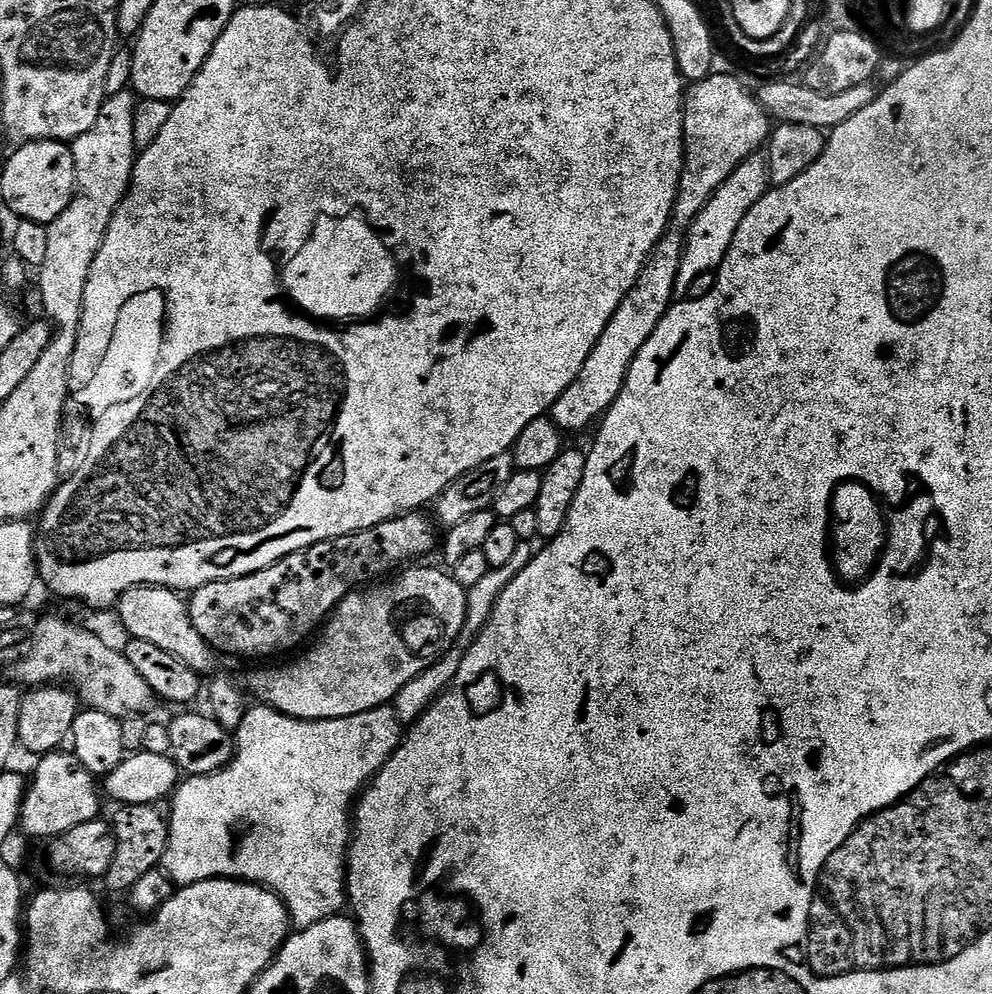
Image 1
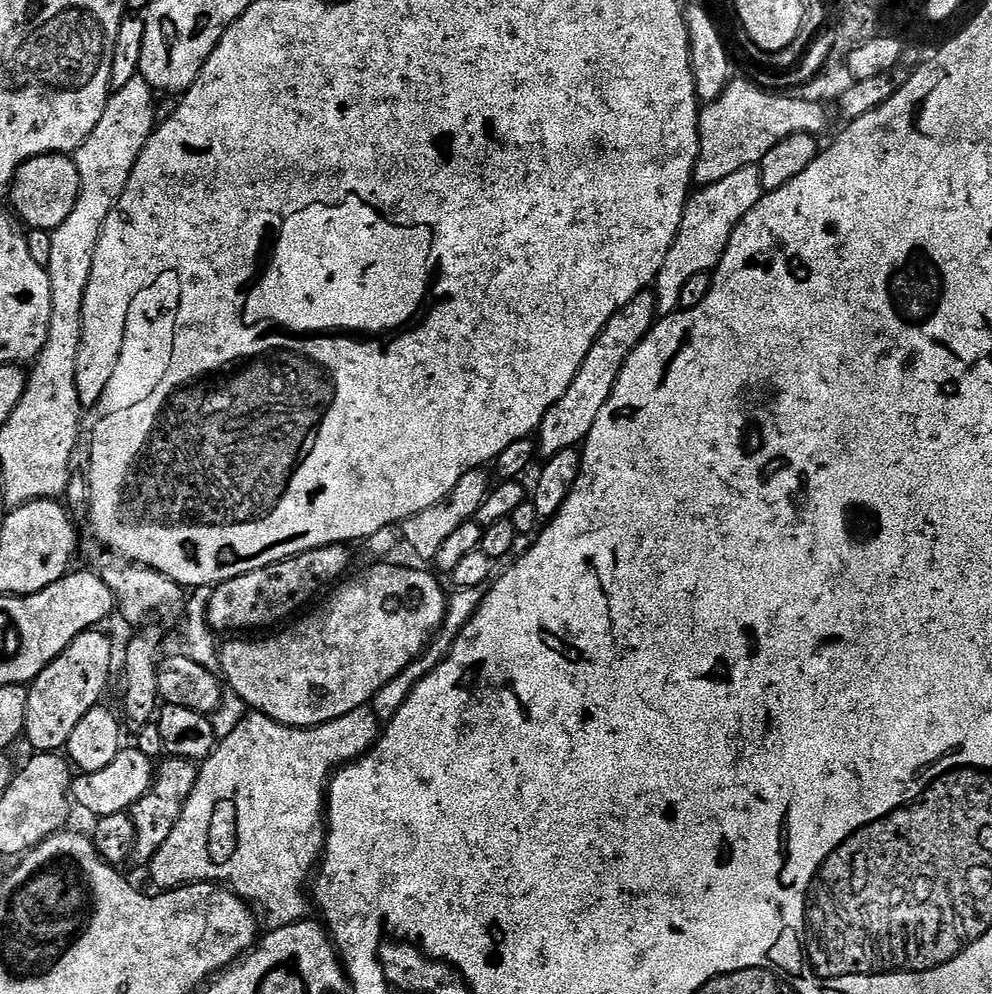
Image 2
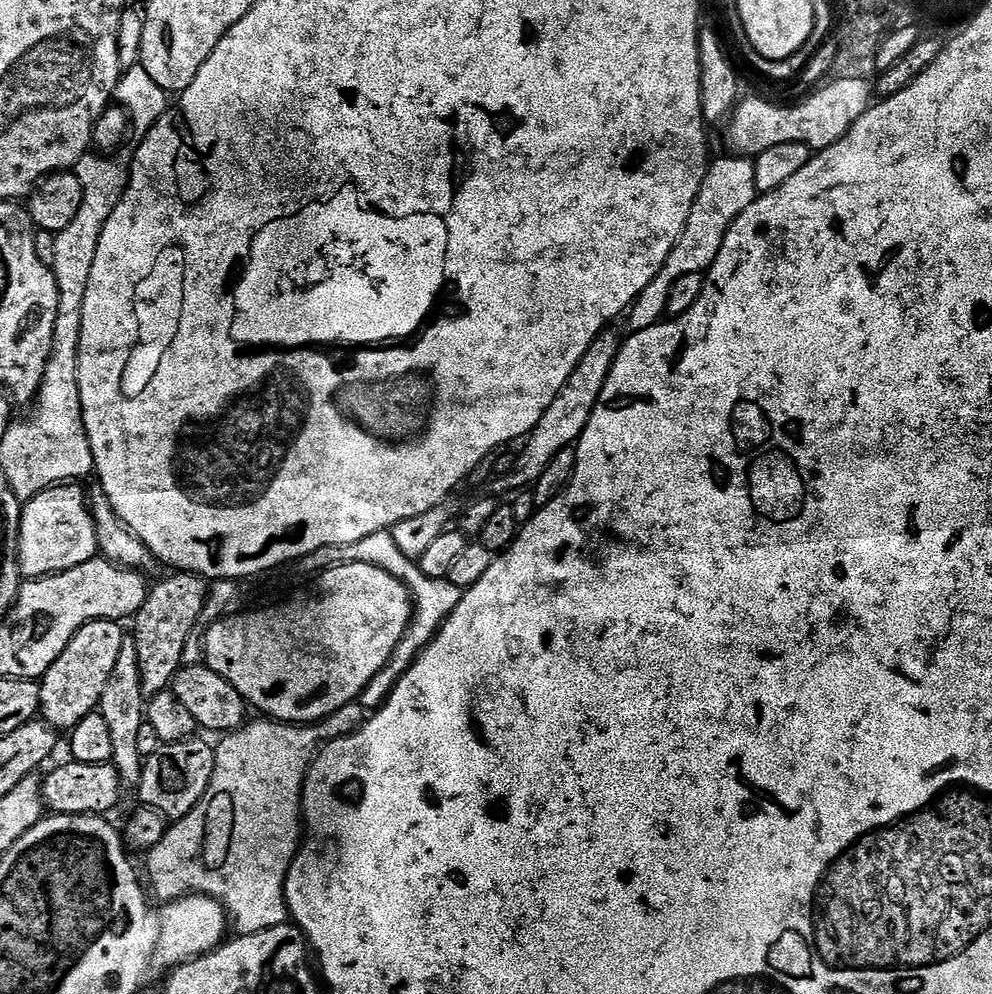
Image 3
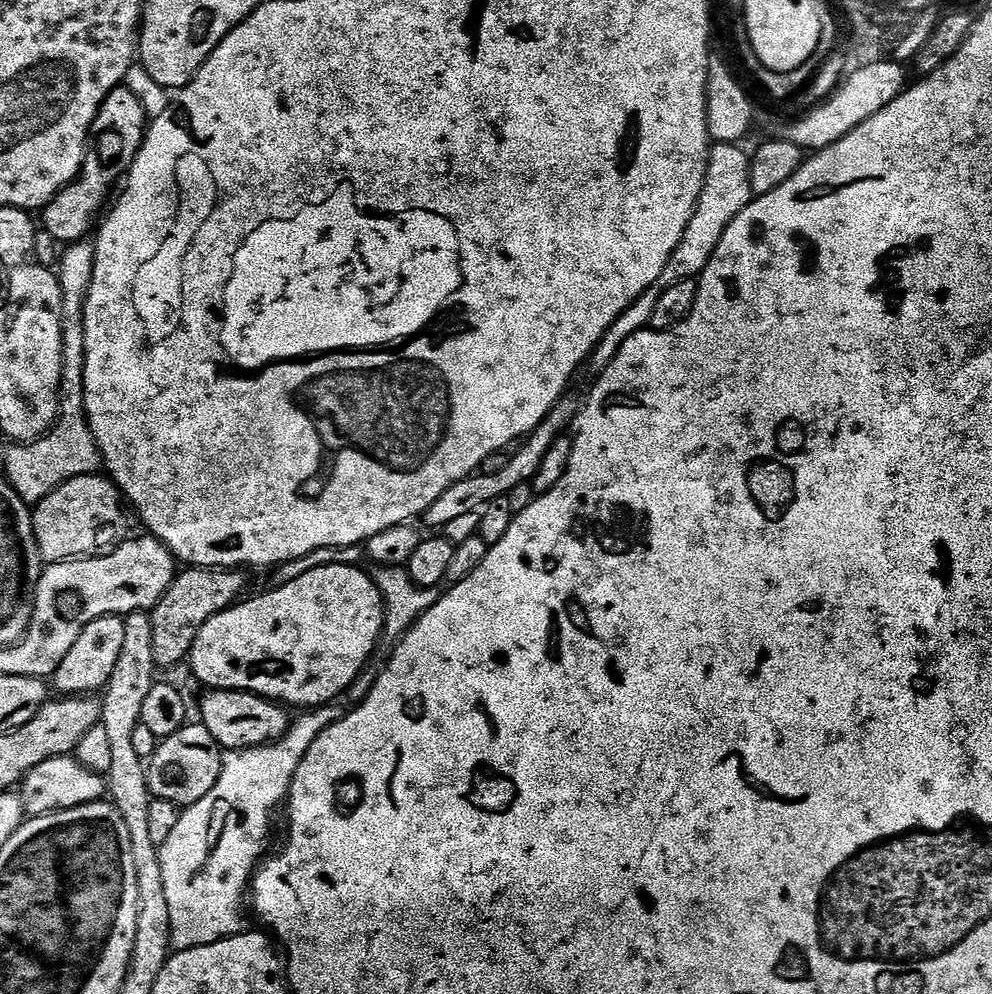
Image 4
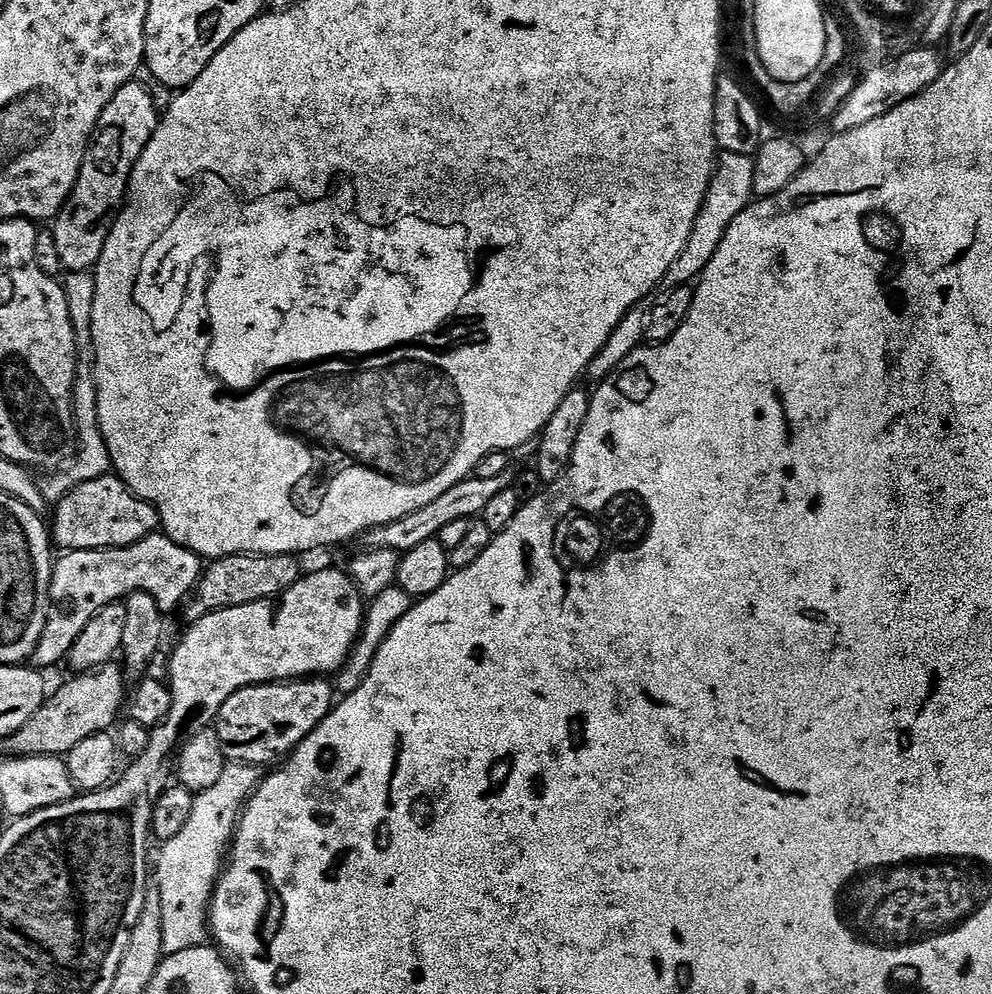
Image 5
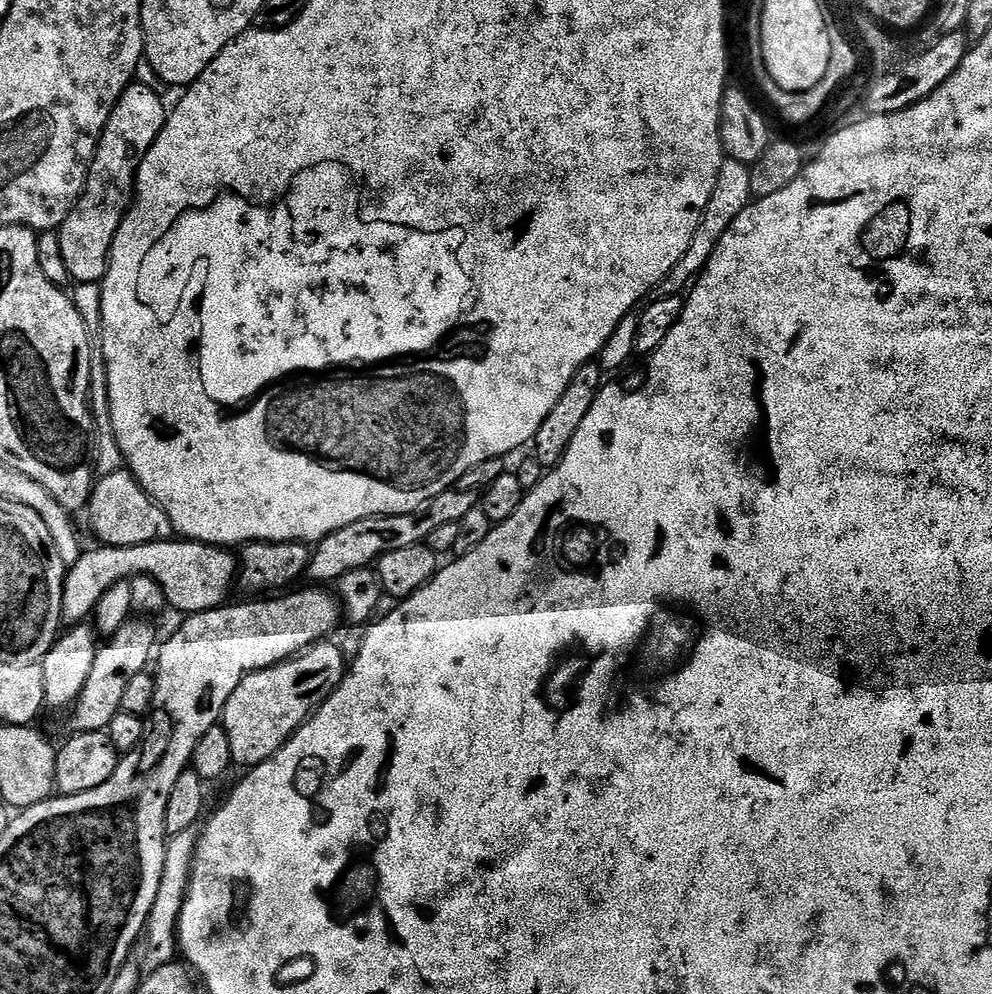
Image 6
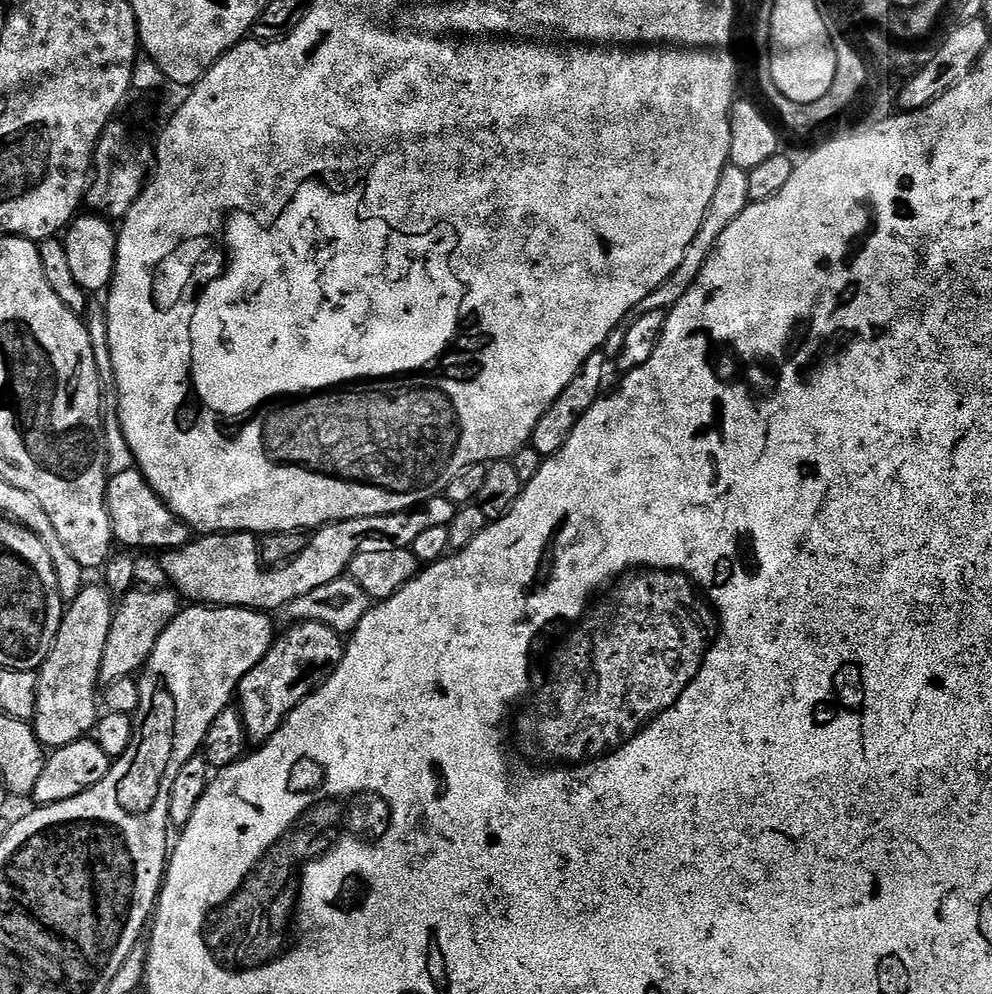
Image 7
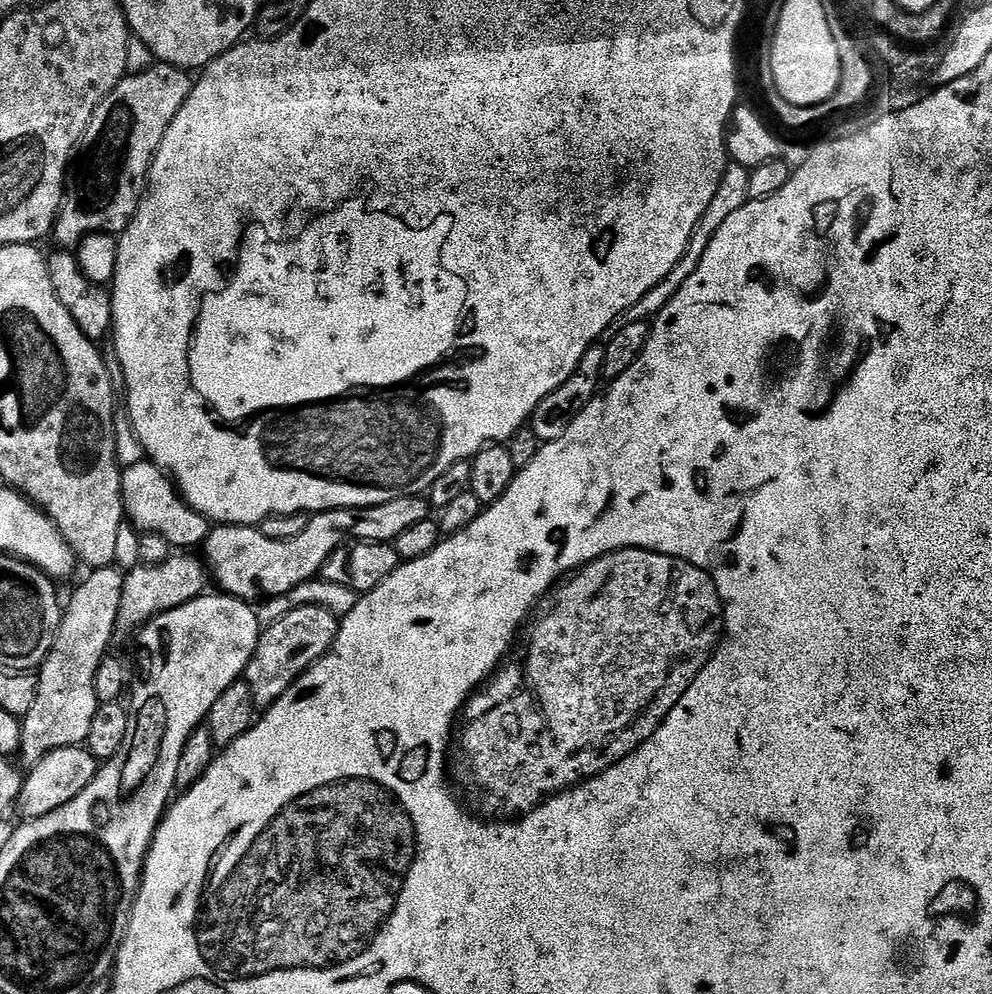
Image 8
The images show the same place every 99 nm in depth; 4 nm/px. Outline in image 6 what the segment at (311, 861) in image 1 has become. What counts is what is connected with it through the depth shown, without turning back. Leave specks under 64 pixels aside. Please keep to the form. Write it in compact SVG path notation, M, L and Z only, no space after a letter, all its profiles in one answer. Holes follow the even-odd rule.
M191 831L178 834L167 841L158 898L154 898L154 906L150 910L148 922L144 925L142 939L138 944L138 952L140 948L138 963L145 973L158 970L177 959L180 911L184 905L184 895L188 893L188 878L192 874L192 860L196 856L197 839L197 833Z

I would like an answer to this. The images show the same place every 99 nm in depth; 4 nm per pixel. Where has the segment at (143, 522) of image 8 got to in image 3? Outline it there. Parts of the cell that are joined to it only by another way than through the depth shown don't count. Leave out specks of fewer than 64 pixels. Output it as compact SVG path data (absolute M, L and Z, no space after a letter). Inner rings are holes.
M76 482L48 488L20 509L20 571L25 577L56 576L82 562L97 559L100 551L95 518L85 489Z

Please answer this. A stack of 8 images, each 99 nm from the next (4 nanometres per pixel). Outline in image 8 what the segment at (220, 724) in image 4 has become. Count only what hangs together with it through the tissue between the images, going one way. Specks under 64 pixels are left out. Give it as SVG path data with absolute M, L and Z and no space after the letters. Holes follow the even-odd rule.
M302 606L298 610L290 610L286 618L278 618L274 626L263 629L260 640L256 644L254 654L244 672L243 679L250 686L252 701L257 709L267 710L288 687L298 679L310 665L321 660L336 640L340 629L340 620L330 610L318 606Z

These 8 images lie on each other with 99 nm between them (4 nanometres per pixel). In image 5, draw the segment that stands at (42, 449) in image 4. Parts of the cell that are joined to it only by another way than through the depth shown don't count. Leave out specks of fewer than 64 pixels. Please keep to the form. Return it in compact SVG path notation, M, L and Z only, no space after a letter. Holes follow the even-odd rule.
M91 271L68 272L63 277L62 287L66 294L66 302L72 319L72 329L76 335L76 393L72 399L72 407L76 409L76 430L78 433L78 451L74 459L63 470L53 471L45 480L39 481L39 488L49 505L60 503L62 497L80 484L97 480L113 471L112 459L106 450L106 442L102 438L102 430L96 415L98 414L98 394L96 393L96 351L94 350L94 334L92 333L92 315L94 314L94 294L96 278Z

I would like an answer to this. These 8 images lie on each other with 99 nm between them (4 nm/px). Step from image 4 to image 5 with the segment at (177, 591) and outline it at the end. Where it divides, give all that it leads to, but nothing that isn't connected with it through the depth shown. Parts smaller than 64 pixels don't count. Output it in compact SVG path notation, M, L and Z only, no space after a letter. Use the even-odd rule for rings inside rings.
M243 552L223 556L221 560L211 561L201 571L200 580L187 601L186 609L188 608L192 618L199 618L234 606L250 606L250 602L272 600L290 590L290 586L294 586L294 582L298 582L301 575L299 555Z

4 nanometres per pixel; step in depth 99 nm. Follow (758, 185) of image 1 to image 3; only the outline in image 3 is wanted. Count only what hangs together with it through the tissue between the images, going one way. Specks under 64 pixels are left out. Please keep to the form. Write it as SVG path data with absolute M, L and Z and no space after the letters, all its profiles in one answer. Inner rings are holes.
M724 154L721 160L713 159L709 163L706 178L702 178L702 186L698 190L698 198L694 198L690 218L686 218L686 226L674 250L670 250L670 258L666 258L654 282L650 282L646 290L642 290L642 294L632 303L627 313L626 321L628 320L632 332L641 332L665 319L666 301L670 298L670 289L674 282L678 282L678 278L683 278L686 274L707 273L714 258L718 258L718 250L722 250L722 242L730 226L734 226L746 206L756 201L757 195L754 163L749 157Z

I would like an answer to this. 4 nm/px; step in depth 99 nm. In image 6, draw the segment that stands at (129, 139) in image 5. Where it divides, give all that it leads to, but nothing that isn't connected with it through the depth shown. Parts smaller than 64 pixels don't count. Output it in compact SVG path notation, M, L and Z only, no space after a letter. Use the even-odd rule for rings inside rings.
M133 82L128 85L122 98L118 98L110 114L104 133L100 135L100 145L96 147L96 157L92 159L84 192L58 229L62 246L62 262L66 262L69 277L76 284L100 284L104 275L108 273L108 255L112 252L116 231L120 229L120 223L124 220L130 201L133 199L136 171L140 168L150 146L154 146L165 122L168 121L169 109L164 108L164 101L166 100L163 95L155 93L148 86Z

